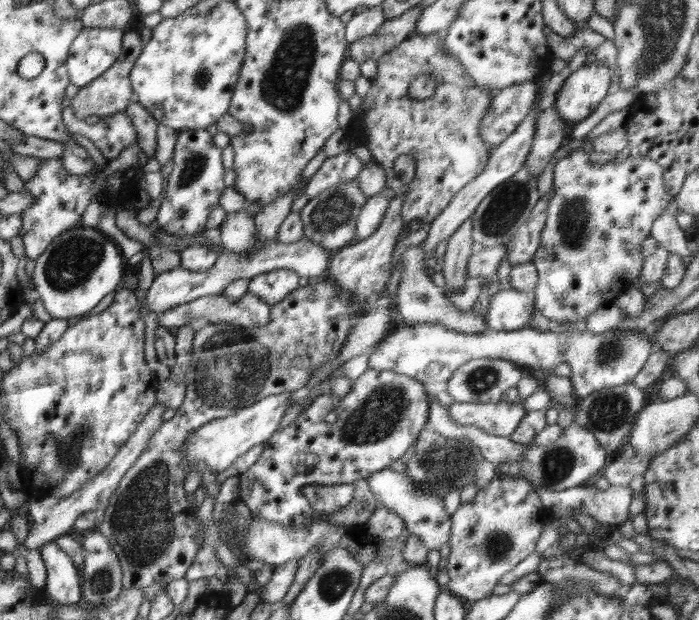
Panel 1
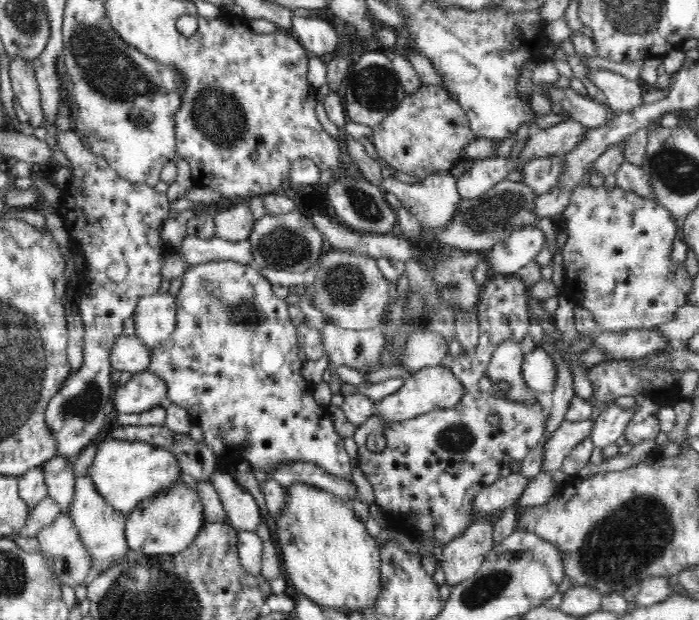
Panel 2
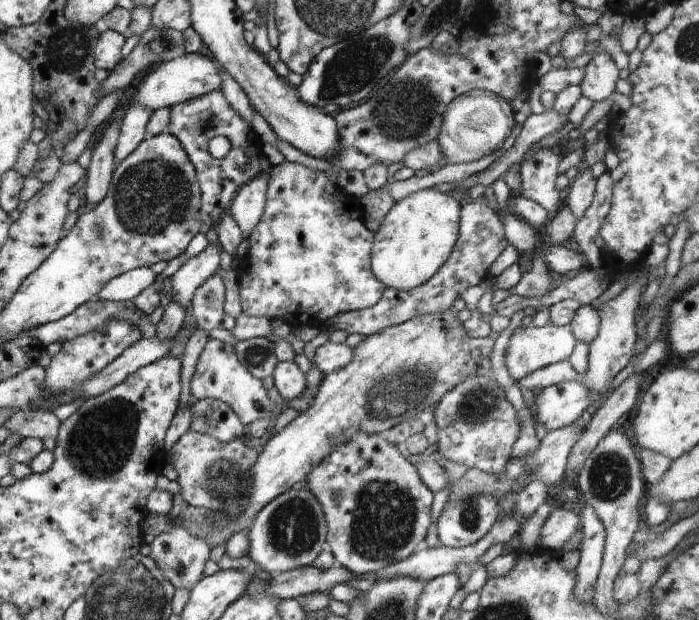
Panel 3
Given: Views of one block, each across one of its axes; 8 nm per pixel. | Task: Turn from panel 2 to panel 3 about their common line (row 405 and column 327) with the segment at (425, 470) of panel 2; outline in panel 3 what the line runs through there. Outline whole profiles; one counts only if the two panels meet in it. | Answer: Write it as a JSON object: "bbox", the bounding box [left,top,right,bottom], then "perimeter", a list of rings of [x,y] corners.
{"bbox":[306,432,435,577],"perimeter":[[[358,432],[350,441],[336,446],[332,450],[332,453],[325,460],[322,460],[322,462],[313,469],[313,472],[310,472],[306,481],[308,482],[309,489],[313,492],[314,496],[318,498],[318,502],[320,502],[320,505],[323,507],[325,519],[327,520],[327,541],[332,547],[331,552],[334,555],[334,559],[352,575],[355,575],[356,577],[364,577],[365,575],[380,573],[383,569],[386,569],[386,566],[409,558],[414,552],[419,550],[422,545],[424,545],[428,527],[433,522],[431,516],[435,494],[422,483],[416,466],[409,463],[406,458],[402,456],[398,447],[389,444],[384,438],[381,438],[379,434],[372,435]]]}

